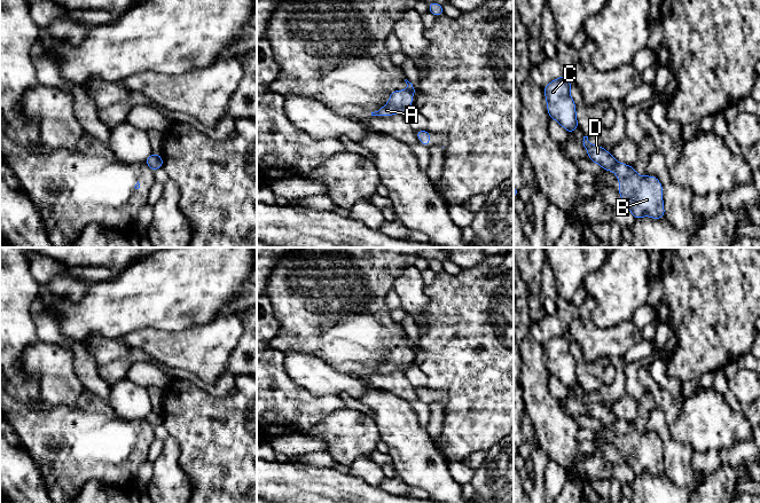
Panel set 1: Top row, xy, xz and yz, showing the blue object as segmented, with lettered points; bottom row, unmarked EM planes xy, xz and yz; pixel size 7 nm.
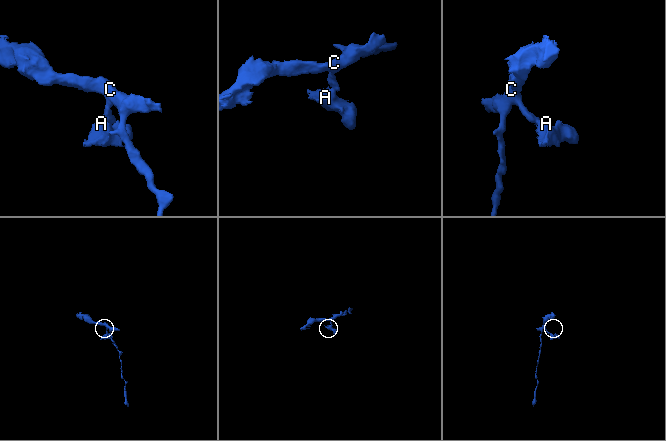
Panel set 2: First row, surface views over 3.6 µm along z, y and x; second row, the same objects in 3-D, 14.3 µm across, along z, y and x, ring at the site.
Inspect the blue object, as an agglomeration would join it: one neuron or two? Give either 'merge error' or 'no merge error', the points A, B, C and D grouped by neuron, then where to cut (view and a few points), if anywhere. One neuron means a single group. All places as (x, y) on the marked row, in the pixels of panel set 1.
merge error; groups A B / C D; cut yz (617, 162), (612, 169)

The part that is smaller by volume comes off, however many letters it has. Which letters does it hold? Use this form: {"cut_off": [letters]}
{"cut_off": ["A", "B"]}

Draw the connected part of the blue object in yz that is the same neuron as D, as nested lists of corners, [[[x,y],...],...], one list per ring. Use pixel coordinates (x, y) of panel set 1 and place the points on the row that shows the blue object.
[[[583,136],[583,147],[586,148],[589,159],[595,162],[596,164],[601,165],[604,170],[610,171],[613,170],[617,165],[616,158],[608,152],[604,147],[596,147],[593,146],[588,141],[588,136]]]

